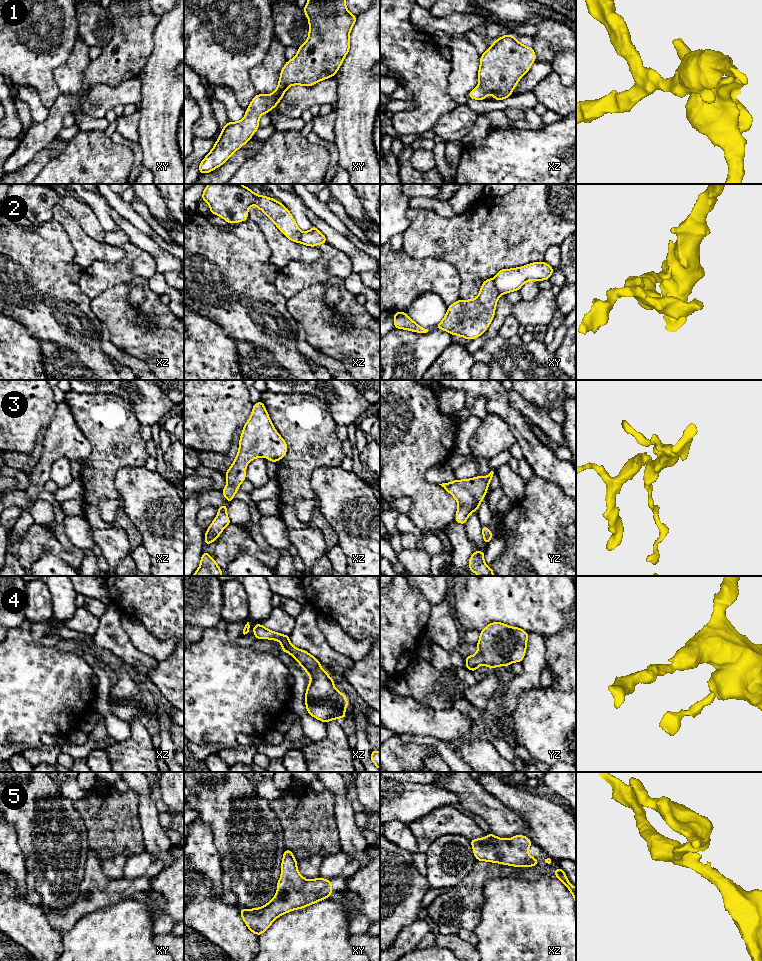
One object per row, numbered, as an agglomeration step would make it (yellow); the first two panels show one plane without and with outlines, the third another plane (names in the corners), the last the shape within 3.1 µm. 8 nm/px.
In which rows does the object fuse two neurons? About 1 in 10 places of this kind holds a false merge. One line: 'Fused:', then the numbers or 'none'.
Fused: 2

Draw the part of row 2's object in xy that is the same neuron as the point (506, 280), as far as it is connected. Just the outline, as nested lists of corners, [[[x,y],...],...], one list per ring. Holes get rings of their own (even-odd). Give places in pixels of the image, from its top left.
[[[534,262],[528,265],[502,269],[494,277],[494,283],[500,294],[518,291],[527,281],[548,280],[555,269],[545,262]]]

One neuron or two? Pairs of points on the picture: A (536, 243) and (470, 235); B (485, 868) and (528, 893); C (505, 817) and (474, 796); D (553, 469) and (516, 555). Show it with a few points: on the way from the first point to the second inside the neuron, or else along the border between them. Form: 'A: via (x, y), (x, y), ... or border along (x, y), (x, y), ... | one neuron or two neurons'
A: via (520, 235), (486, 235) | one neuron
B: border along (525, 878), (491, 878), (485, 883), (482, 891) | two neurons
C: via (497, 816), (487, 806), (482, 804) | one neuron
D: border along (535, 474), (553, 481), (565, 495) | two neurons

